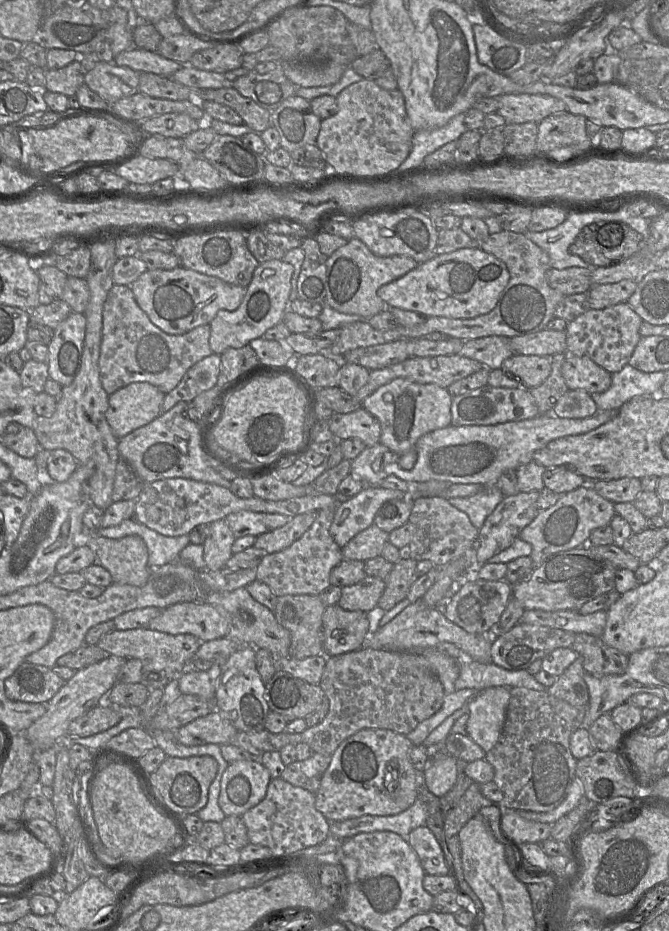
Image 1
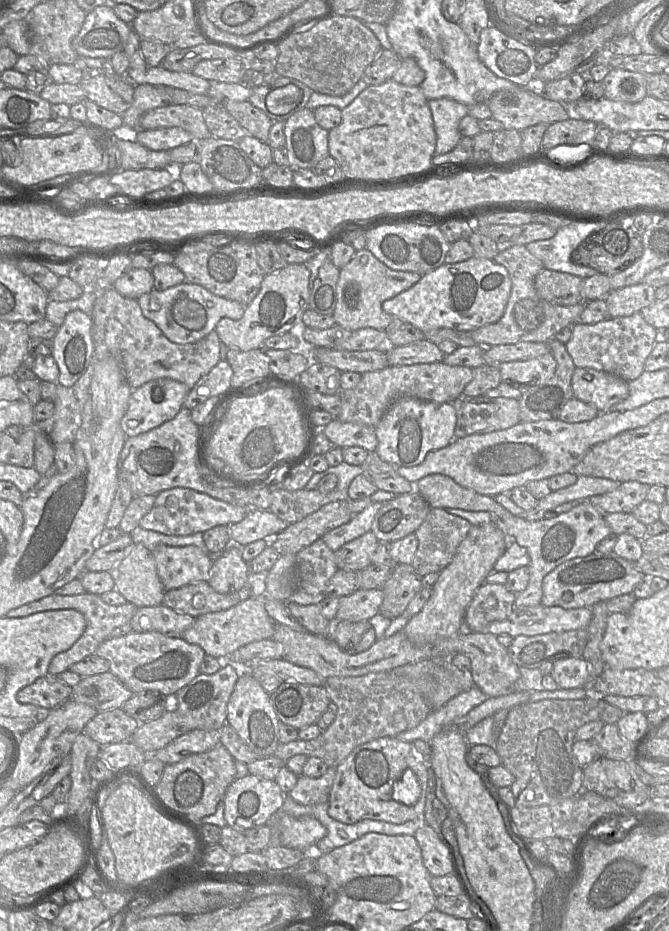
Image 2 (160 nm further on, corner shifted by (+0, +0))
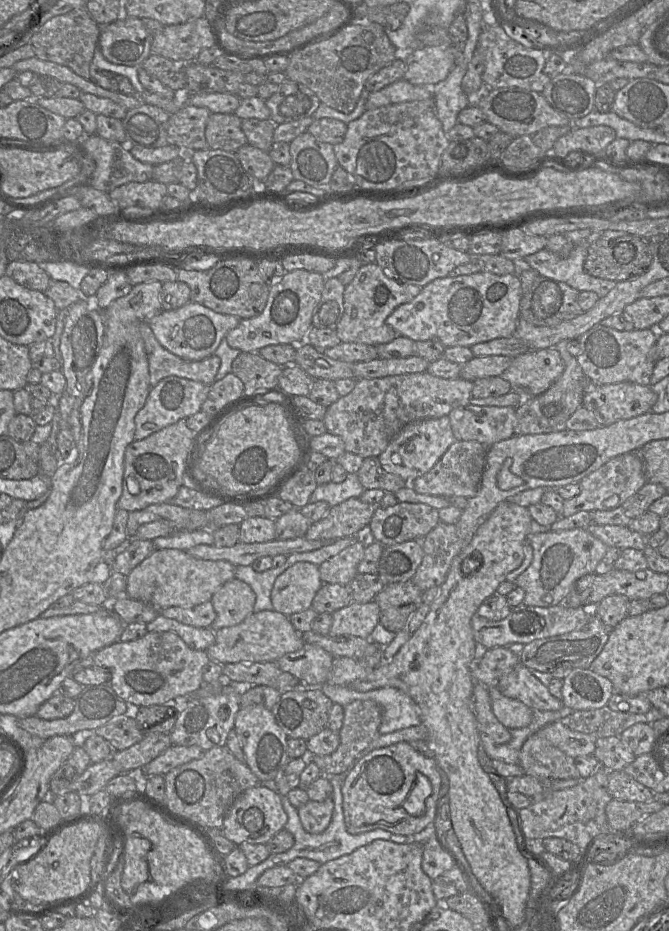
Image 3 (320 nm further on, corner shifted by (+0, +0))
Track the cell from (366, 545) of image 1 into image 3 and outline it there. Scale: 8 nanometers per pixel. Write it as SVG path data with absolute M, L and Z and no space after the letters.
M364 533L363 541L356 541L349 547L342 550L339 554L331 557L330 559L323 562L319 567L320 579L322 583L327 584L340 584L342 586L348 586L350 582L358 574L358 565L363 559L363 554L365 550L364 544Z

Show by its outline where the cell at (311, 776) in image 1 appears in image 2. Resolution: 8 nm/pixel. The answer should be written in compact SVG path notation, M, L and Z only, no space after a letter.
M328 767L326 773L319 778L310 778L302 774L298 776L297 783L289 795L295 802L305 806L326 803L329 800L335 775L336 769L331 767Z

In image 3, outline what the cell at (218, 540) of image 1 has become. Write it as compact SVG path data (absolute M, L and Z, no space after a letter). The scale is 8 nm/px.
M236 577L224 583L212 596L216 618L213 631L235 626L254 612L256 595L252 588Z

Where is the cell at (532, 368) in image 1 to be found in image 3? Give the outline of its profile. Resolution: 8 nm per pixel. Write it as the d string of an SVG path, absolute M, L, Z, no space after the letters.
M548 348L514 357L501 377L511 384L513 391L525 398L544 393L563 371L564 363L560 353L555 348Z

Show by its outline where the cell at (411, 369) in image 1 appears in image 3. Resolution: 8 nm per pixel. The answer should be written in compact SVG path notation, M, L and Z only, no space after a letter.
M427 371L374 379L356 379L355 387L349 394L340 397L327 407L323 421L326 431L342 438L347 452L352 452L363 458L378 457L406 425L424 419L448 416L453 409L468 405L473 398L472 389L472 381L461 377L440 378Z

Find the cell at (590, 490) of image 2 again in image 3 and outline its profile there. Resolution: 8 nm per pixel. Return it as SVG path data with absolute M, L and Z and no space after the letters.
M626 453L610 459L579 482L580 493L564 501L562 516L580 511L612 510L622 505L646 483L644 464L639 453Z

